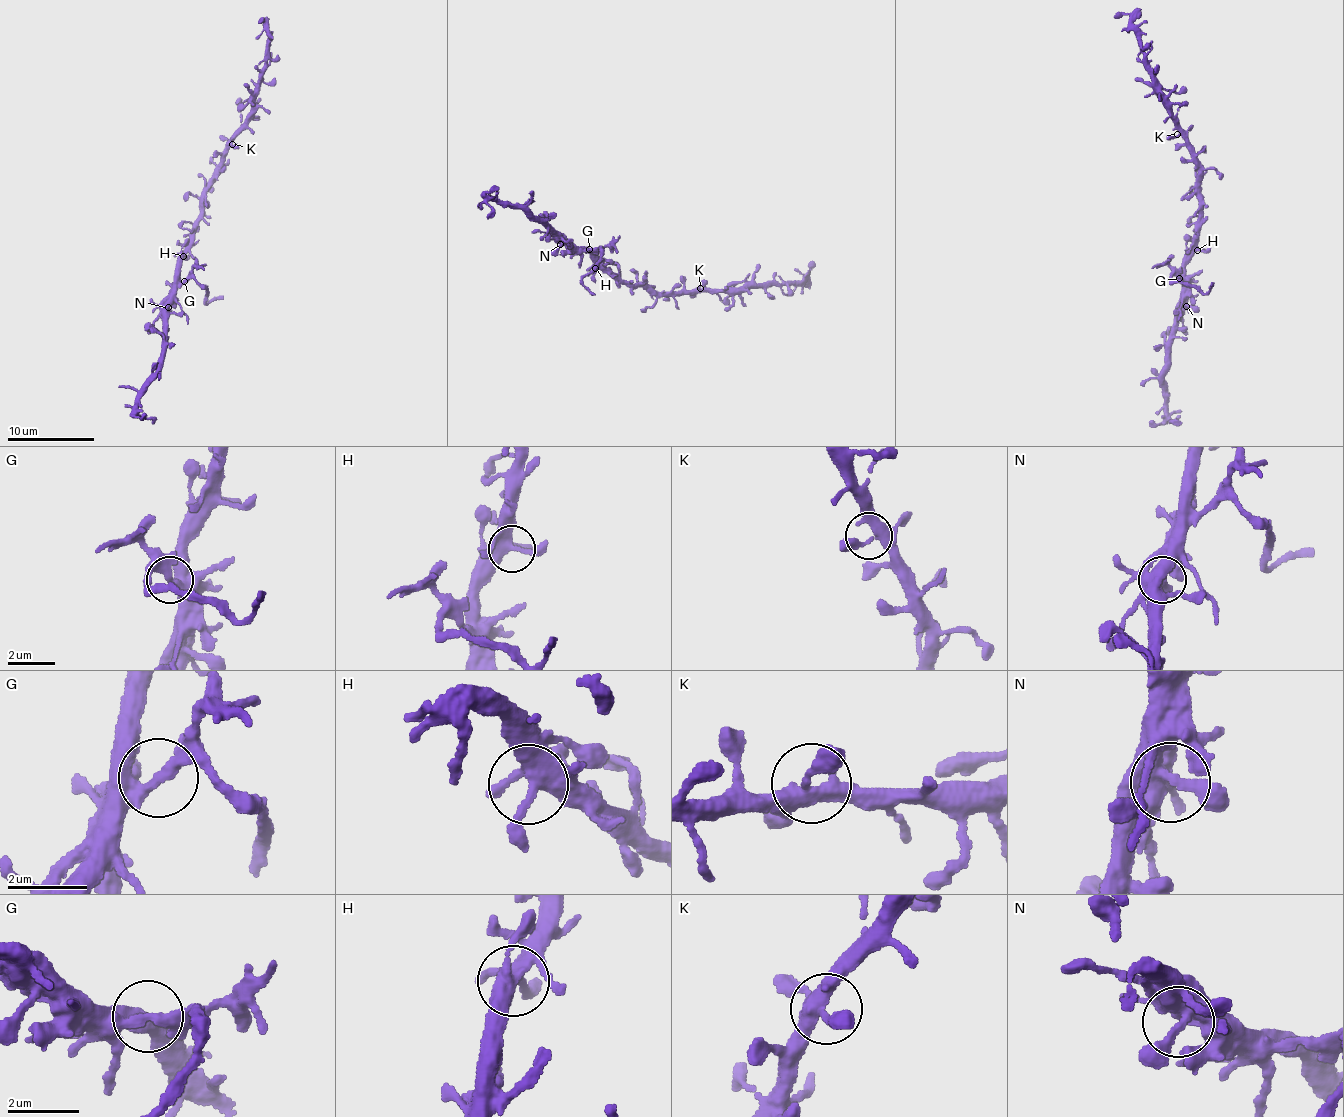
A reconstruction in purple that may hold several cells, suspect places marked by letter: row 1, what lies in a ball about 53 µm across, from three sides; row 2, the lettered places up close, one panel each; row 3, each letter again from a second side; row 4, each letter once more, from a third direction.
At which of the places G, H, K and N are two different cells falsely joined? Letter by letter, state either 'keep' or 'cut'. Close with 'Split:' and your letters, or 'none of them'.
G: cut
H: keep
K: keep
N: keep
Split: G

